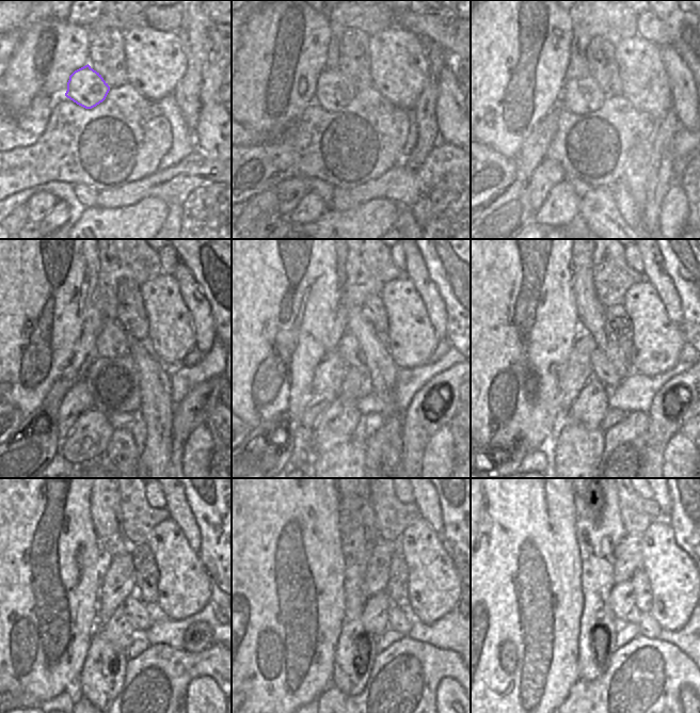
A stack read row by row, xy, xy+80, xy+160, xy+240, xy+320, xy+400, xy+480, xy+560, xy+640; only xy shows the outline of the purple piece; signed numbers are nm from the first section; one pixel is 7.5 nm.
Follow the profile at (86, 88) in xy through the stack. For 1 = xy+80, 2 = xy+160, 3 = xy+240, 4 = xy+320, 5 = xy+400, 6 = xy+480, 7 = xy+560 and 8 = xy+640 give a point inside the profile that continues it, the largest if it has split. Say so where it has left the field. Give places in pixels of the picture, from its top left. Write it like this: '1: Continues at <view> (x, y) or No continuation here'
1: Continues at xy+80 (334, 91)
2: Continues at xy+160 (581, 96)
3: Continues at xy+240 (113, 342)
4: Continues at xy+320 (349, 348)
5: Continues at xy+400 (603, 369)
6: Continues at xy+480 (136, 608)
7: Continues at xy+560 (400, 620)
8: Continues at xy+640 (649, 628)

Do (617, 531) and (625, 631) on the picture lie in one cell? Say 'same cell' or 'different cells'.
different cells

